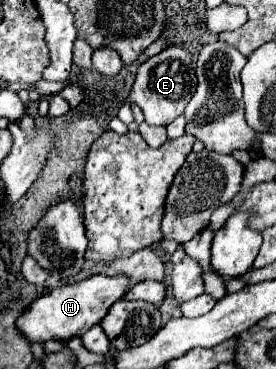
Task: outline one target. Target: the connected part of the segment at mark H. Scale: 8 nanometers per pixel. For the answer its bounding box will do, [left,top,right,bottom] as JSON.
[16,275,166,343]

